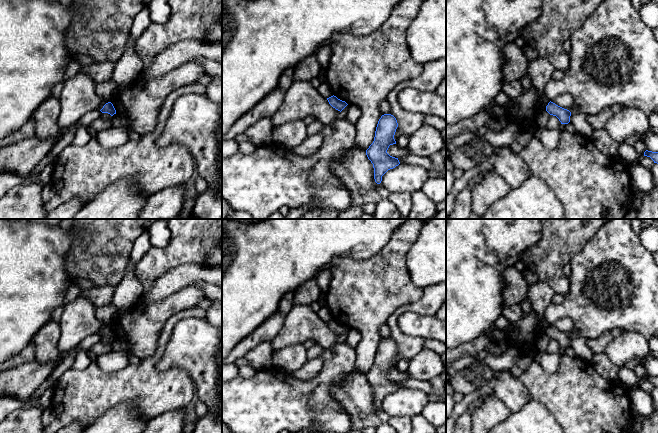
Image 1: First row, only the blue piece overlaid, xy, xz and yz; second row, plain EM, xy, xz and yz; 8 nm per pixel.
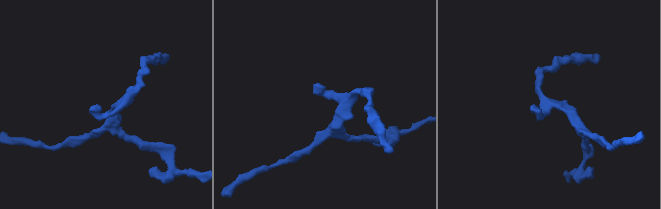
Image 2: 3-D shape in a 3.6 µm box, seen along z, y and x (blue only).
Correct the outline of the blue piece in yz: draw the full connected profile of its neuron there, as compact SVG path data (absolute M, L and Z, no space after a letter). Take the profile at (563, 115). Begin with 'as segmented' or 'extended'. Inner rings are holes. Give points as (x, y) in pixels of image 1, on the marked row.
as segmented | M549 102L546 106L546 111L553 116L556 116L561 124L568 124L570 122L571 112L564 109L553 102Z

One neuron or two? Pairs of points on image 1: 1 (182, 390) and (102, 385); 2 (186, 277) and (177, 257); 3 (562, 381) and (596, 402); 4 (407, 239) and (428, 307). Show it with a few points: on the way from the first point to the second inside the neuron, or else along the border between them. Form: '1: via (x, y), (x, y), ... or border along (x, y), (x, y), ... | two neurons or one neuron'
1: via (162, 390), (150, 390), (145, 386), (122, 386) | one neuron
2: border along (203, 266), (180, 264), (167, 270), (160, 277) | two neurons
3: via (570, 389), (583, 402), (588, 402) | one neuron
4: border along (424, 288), (423, 294), (418, 300), (403, 304) | two neurons

